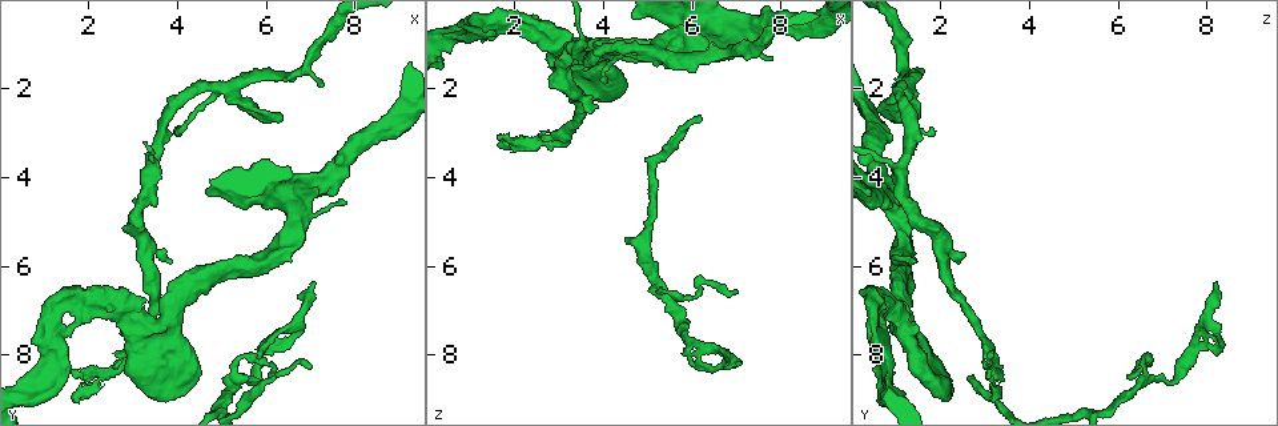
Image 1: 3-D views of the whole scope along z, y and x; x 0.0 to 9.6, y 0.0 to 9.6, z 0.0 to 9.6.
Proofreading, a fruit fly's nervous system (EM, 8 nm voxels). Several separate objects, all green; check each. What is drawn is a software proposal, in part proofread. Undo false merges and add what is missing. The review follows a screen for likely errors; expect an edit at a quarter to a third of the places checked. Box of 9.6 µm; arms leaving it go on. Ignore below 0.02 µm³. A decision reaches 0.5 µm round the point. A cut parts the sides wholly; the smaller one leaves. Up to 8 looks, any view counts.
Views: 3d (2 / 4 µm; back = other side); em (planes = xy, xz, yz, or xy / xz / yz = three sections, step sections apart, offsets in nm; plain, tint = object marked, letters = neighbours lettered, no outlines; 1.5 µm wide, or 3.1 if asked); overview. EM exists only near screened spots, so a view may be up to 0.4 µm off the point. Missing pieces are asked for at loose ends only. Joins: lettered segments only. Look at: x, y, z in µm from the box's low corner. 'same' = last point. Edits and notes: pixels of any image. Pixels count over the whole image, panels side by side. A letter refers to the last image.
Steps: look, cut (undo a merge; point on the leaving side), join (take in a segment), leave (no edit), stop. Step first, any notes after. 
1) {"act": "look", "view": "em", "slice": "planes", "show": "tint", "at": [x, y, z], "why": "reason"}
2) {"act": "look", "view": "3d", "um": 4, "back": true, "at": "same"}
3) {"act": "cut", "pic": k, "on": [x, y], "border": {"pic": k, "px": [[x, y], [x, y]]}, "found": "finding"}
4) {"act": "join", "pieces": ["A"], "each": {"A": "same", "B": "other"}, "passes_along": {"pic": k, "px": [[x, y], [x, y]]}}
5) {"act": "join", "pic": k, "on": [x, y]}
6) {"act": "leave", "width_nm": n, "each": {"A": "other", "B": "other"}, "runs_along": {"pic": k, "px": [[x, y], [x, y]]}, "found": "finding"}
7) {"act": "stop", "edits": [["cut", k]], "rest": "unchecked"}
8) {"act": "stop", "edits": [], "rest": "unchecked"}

{"act": "look", "view": "3d", "um": 4, "at": [3.90, 6.00, 2.35], "why": "branch stops here"}

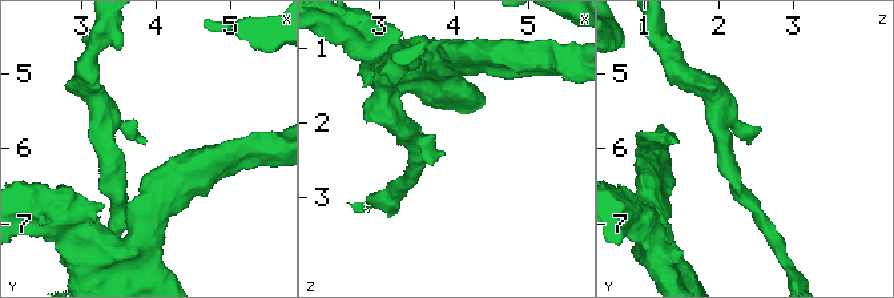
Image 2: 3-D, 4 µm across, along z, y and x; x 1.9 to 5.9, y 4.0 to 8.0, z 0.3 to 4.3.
{"act": "look", "view": "em", "slice": "planes", "show": "letters", "at": [3.85, 5.90, 2.40]}

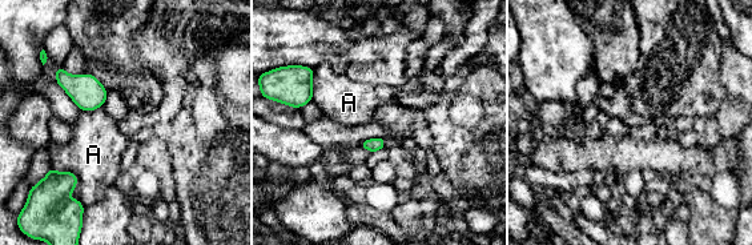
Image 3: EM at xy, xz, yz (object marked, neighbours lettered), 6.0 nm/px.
{"act": "leave", "each": {"A": "other"}, "border": {"pic": 3, "px": [[53, 167], [76, 176], [72, 192]]}, "found": "none of them fits"}

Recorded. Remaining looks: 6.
{"act": "look", "view": "em", "slice": "planes", "show": "tint", "at": [1.55, 7.35, 0.70], "why": "touches itself"}

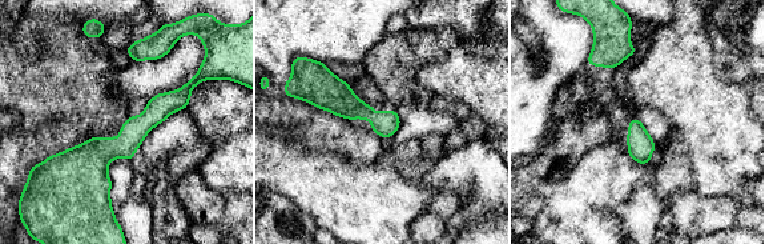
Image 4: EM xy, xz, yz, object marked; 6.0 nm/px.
{"act": "look", "view": "em", "slice": "planes", "show": "letters", "at": "same"}

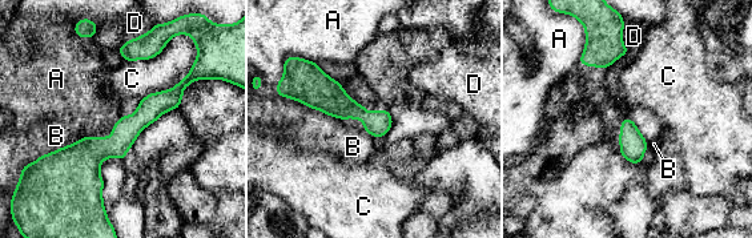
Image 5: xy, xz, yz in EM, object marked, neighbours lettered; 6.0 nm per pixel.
{"act": "leave", "longest_contact_nm": ["C", 360], "each": {"A": "other", "B": "other", "C": "other", "D": "other"}, "runs_along": {"pic": 5, "px": [[187, 81], [93, 162], [99, 198]]}, "found": "continuous, no second neuron"}

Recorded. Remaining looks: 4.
{"act": "look", "view": "3d", "um": 2, "at": [7.10, 6.35, 8.25], "why": "branch stops here"}

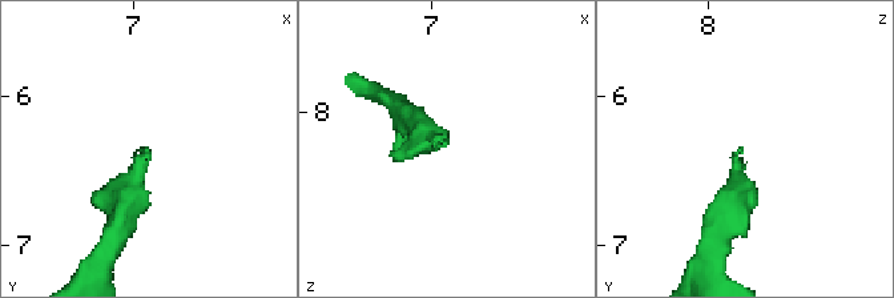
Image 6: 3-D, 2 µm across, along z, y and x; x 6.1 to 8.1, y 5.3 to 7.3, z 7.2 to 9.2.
{"act": "look", "view": "em", "slice": "planes", "show": "letters", "at": [7.08, 6.36, 8.24]}

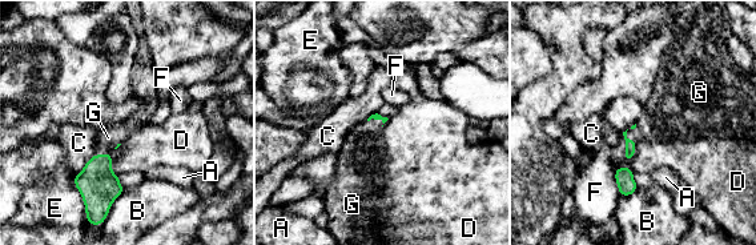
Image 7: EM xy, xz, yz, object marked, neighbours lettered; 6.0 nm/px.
{"act": "join", "pieces": ["G"], "each": {"A": "other", "B": "other", "C": "other", "D": "other", "E": "other", "F": "other", "G": "same"}, "passes_along": {"pic": 7, "px": [[630, 149], [627, 129], [666, 116]]}, "found": "it goes on there"}

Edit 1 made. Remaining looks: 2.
{"act": "stop", "edits": [["join", 7]], "rest": "unchecked"}

